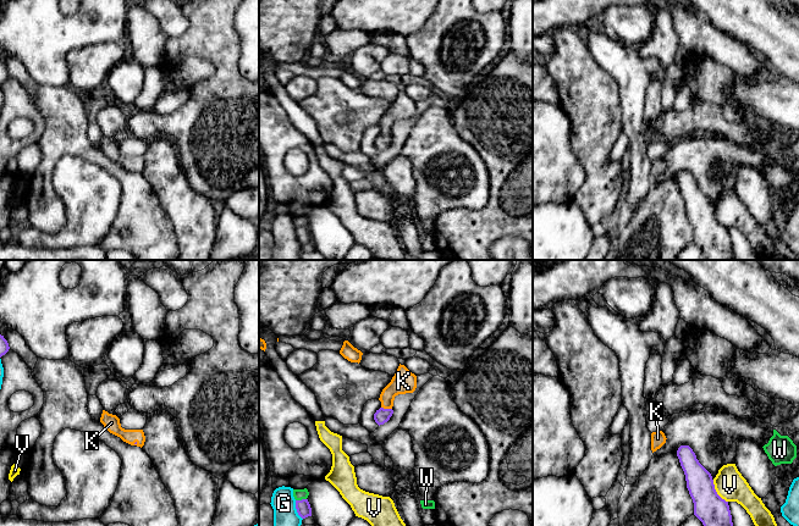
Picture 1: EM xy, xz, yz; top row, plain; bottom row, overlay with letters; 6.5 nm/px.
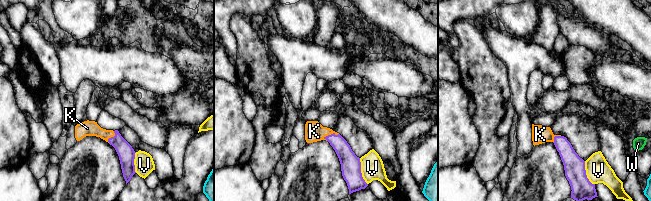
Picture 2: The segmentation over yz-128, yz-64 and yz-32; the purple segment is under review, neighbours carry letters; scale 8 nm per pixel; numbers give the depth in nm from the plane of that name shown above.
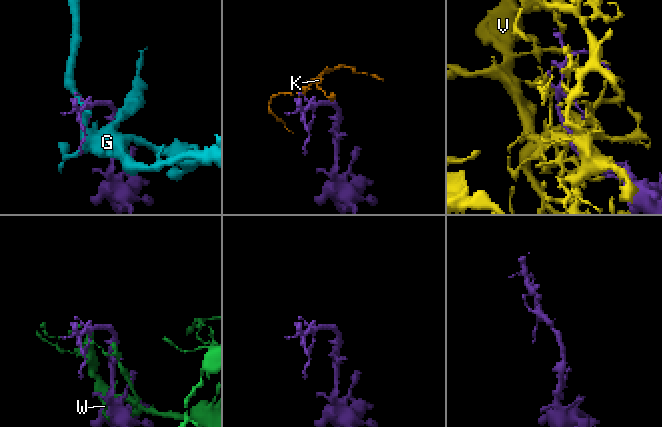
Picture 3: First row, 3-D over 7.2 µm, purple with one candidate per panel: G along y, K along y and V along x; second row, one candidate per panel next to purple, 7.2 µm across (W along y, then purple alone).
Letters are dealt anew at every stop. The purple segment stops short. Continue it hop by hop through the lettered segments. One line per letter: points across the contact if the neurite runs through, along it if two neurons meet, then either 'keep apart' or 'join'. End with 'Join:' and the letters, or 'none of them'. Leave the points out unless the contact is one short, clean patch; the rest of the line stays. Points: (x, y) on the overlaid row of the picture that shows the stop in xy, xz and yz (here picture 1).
G: keep apart
K: across xz (383, 415), (386, 409), (386, 398), (403, 381) | join
V: keep apart
W: keep apart
Join: K

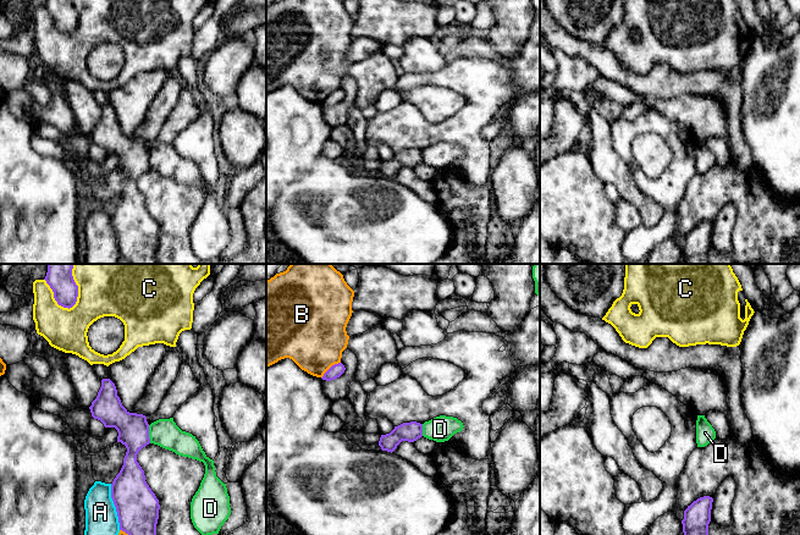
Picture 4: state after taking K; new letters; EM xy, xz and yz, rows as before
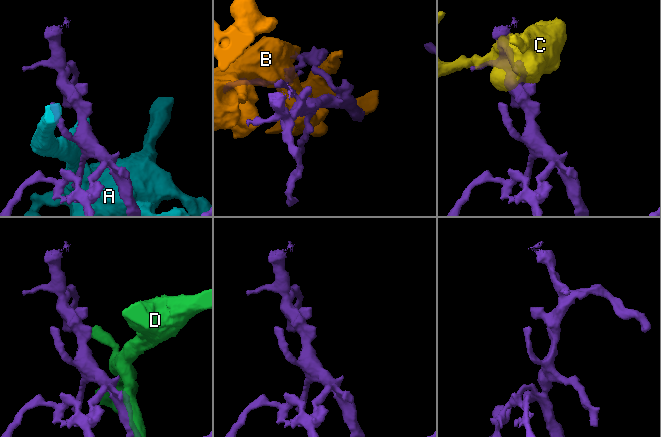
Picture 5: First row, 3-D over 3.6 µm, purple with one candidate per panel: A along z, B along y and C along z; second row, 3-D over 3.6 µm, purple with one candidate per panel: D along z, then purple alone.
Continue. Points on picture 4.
A: keep apart
B: keep apart
C: keep apart
D: along xy (148, 425), (150, 442) | keep apart
Join: none of them

